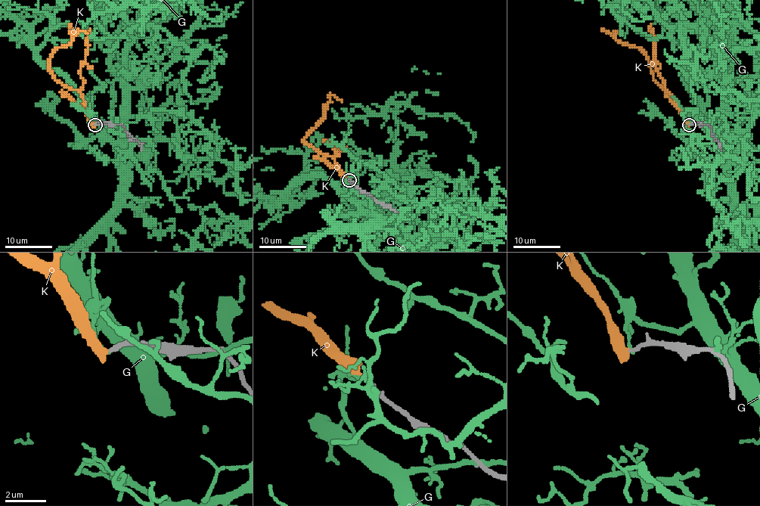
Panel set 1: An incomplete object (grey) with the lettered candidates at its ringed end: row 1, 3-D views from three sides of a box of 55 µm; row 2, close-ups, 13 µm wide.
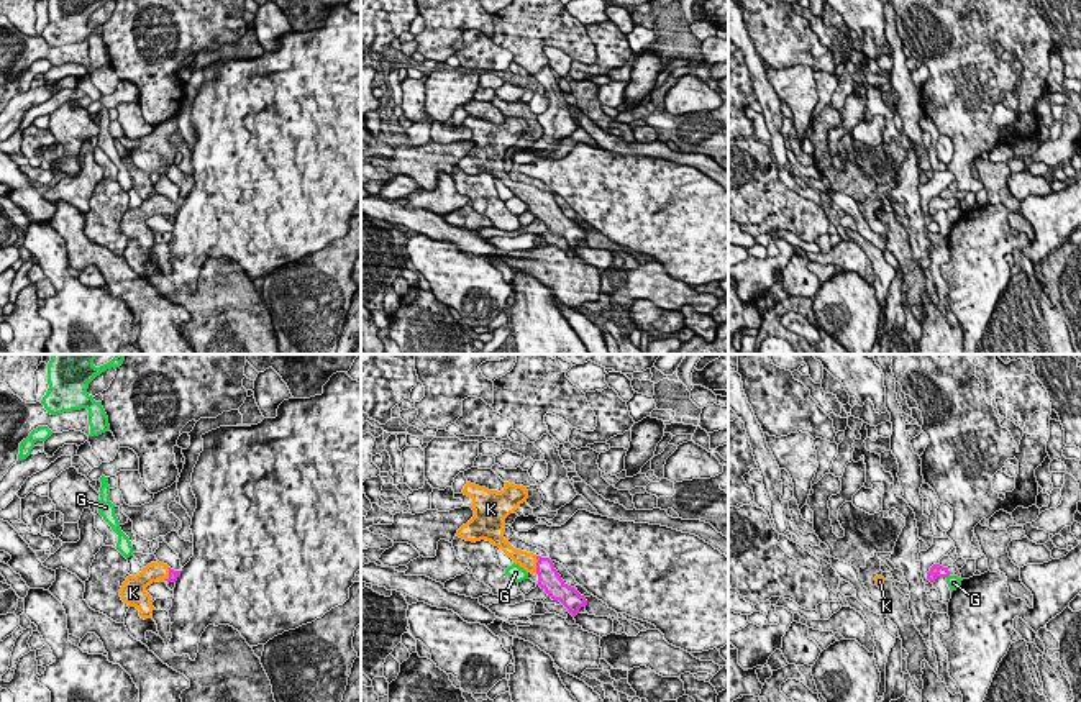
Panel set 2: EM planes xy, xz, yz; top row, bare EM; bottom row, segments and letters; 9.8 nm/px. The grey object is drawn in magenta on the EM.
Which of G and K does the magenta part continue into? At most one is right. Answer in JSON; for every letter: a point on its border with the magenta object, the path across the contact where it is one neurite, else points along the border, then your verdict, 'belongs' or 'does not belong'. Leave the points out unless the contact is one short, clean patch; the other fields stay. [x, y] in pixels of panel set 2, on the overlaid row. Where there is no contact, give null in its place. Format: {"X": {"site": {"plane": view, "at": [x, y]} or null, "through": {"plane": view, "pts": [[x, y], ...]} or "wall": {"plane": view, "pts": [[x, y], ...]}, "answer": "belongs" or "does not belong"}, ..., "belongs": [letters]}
{"G": {"site": null, "answer": "does not belong"}, "K": {"site": {"plane": "xz", "at": [537, 565]}, "through": {"plane": "xz", "pts": [[548, 578], [537, 565], [525, 560]]}, "answer": "belongs"}, "belongs": ["K"]}

